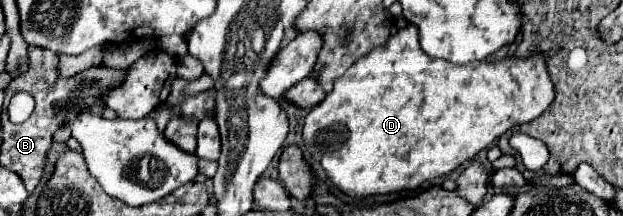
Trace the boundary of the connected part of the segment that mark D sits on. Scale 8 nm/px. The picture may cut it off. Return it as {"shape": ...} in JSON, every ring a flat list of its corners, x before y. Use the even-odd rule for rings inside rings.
{"shape":[[408,25,408,27,400,29,396,35,392,35,386,45,380,45,380,47,372,49,366,57,360,57,340,79,334,81,332,93,328,93,324,101,320,101,316,107,310,109,310,113,304,119,304,127,302,127,304,147,308,151,308,155,322,165,322,169,326,171,326,175,334,183,334,187,338,187,348,197,366,199,366,197,388,195,388,193,398,193,398,191,416,191,418,187,422,187,424,181,450,175,462,163,474,159,482,149,490,147,490,143,494,143,494,139,498,139,502,133,506,133,514,125,530,123,532,119,542,115,546,111,546,107,552,103,554,85,552,85,552,81,548,77,548,71,544,69,544,59,540,55,536,55,532,59,516,59,516,57,512,57,512,59,504,59,504,61,498,61,498,63,486,63,484,67,480,67,480,65,482,63,476,63,476,65,454,65,450,61,428,57,420,49,416,25]]}

